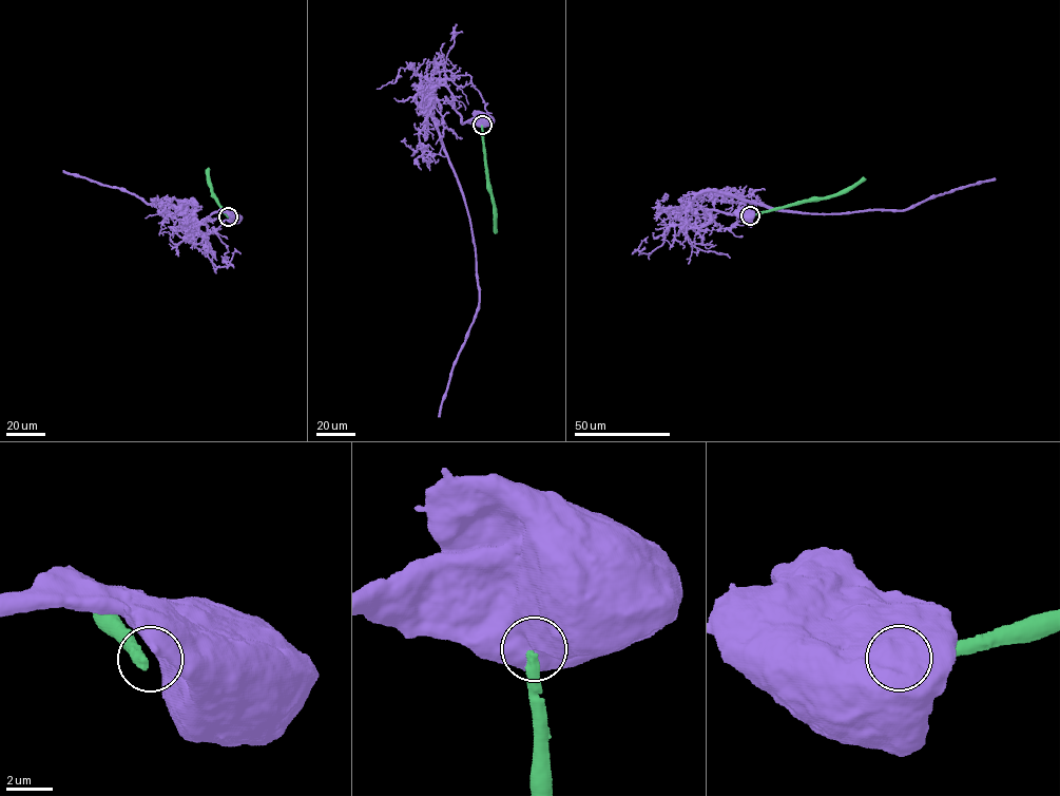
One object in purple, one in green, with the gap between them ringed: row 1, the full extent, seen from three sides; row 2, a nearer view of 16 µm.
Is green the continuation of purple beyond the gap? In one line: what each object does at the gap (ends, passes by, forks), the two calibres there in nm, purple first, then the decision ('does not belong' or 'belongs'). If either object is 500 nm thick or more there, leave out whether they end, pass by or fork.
750/440 nm | does not belong

